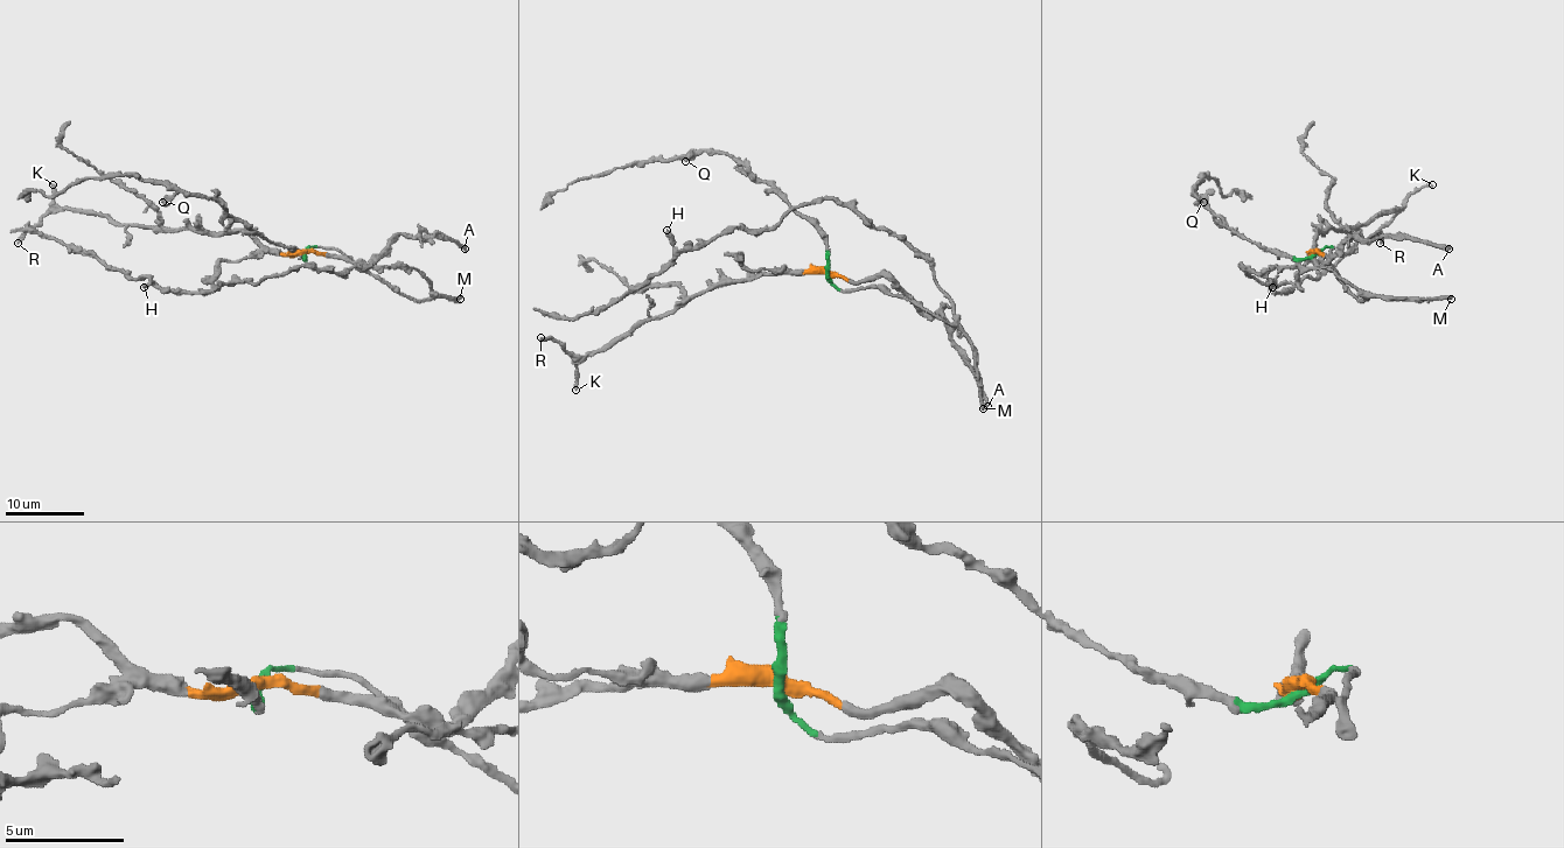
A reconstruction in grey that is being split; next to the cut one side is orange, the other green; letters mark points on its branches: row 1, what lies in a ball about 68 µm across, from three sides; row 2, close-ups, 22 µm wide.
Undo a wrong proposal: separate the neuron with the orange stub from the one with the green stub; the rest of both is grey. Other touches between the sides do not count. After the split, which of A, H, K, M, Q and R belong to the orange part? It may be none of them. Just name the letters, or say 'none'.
A, K, R

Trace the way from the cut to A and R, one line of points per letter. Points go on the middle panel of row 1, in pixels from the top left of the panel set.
A: (826, 273), (852, 281), (891, 279), (922, 310), (940, 314), (949, 338), (973, 373), (986, 407)
R: (826, 273), (748, 275), (742, 281), (714, 282), (584, 356), (571, 356), (552, 338), (540, 338)

